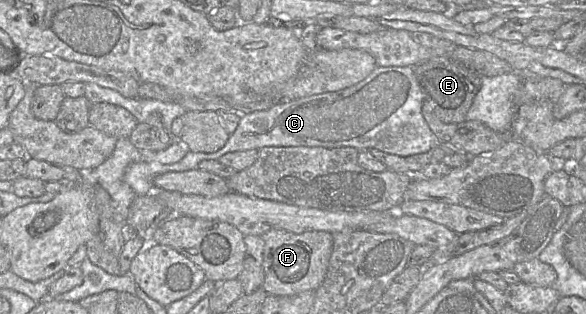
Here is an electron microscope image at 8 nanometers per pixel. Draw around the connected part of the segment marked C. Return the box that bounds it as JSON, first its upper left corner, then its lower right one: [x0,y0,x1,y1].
[124,66,436,196]

